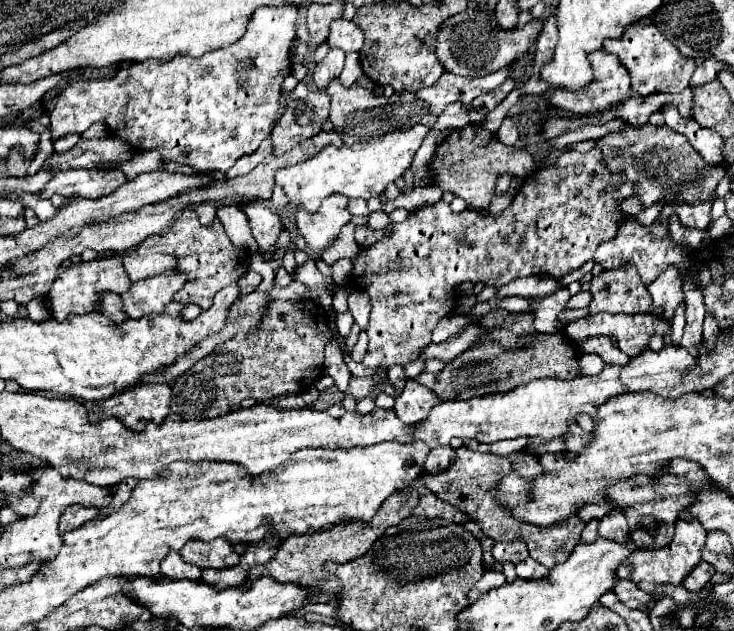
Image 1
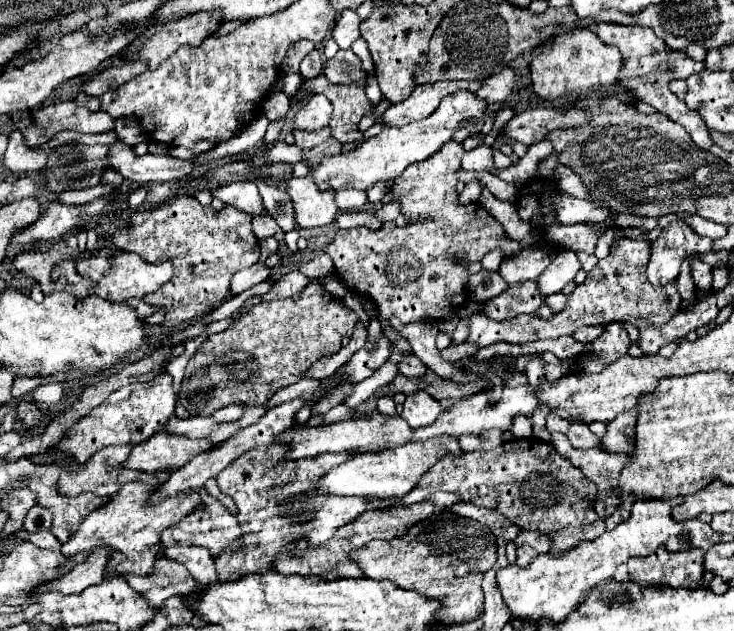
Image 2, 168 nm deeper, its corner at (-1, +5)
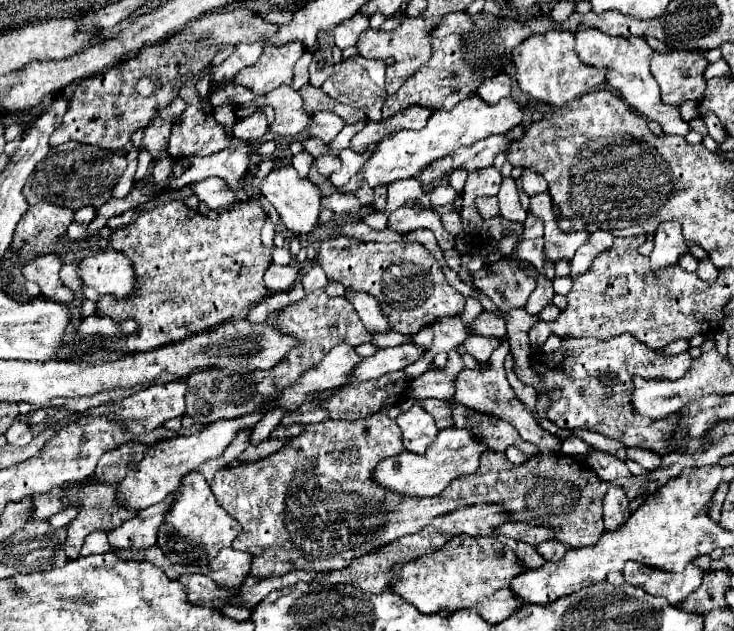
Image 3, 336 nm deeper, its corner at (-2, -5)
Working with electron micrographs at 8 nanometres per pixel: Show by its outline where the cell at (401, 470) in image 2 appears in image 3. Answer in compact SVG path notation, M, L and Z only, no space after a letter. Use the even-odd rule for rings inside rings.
M449 427L449 429L439 431L435 443L423 455L403 451L401 455L383 459L373 469L371 481L377 487L391 489L403 497L433 497L433 495L439 495L451 479L455 479L459 475L475 473L479 467L479 457L483 451L485 451L485 447L481 443L477 443L467 429Z

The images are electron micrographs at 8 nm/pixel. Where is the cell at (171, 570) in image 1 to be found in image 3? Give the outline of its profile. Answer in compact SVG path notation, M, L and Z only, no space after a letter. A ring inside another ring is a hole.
M231 547L217 553L217 557L209 563L209 577L223 587L237 587L251 567L251 555L239 553Z

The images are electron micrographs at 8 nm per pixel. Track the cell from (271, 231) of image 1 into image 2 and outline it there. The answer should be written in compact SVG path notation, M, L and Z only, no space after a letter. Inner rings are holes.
M230 181L222 187L212 189L212 195L220 199L226 205L232 205L240 211L246 211L250 215L260 215L262 213L262 197L258 193L258 187L254 181Z

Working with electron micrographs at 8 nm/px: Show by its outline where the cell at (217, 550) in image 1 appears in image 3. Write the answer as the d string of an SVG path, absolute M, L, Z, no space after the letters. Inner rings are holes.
M199 471L187 475L177 491L179 499L159 527L157 547L171 563L207 565L223 547L231 547L233 539L239 535L241 525L223 507L219 507L215 495L211 493L211 487Z

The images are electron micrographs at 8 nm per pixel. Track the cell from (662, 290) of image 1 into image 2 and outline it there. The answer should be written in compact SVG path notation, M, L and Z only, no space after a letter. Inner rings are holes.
M674 219L652 243L652 257L646 269L648 279L656 287L666 285L678 277L680 265L688 255L711 251L712 239L698 235L690 225Z

